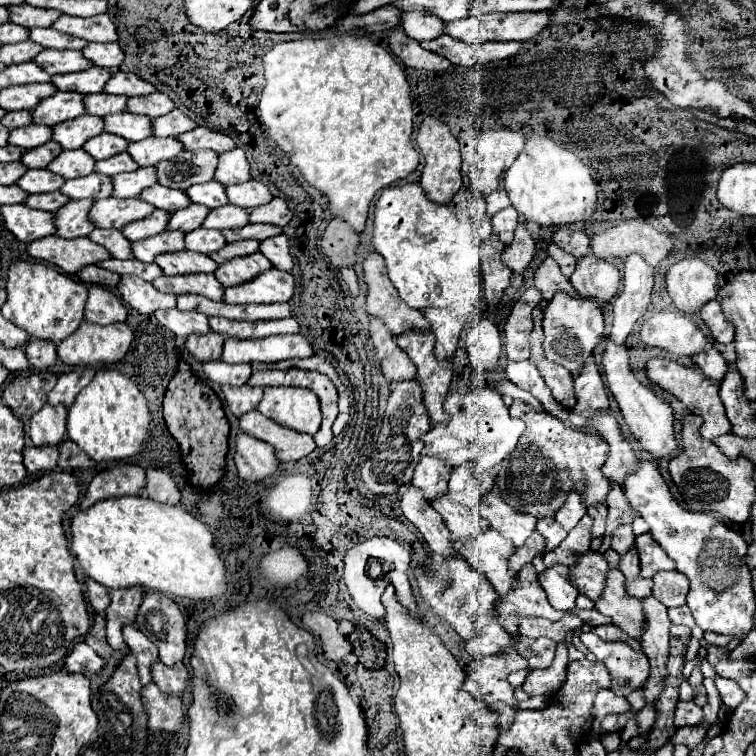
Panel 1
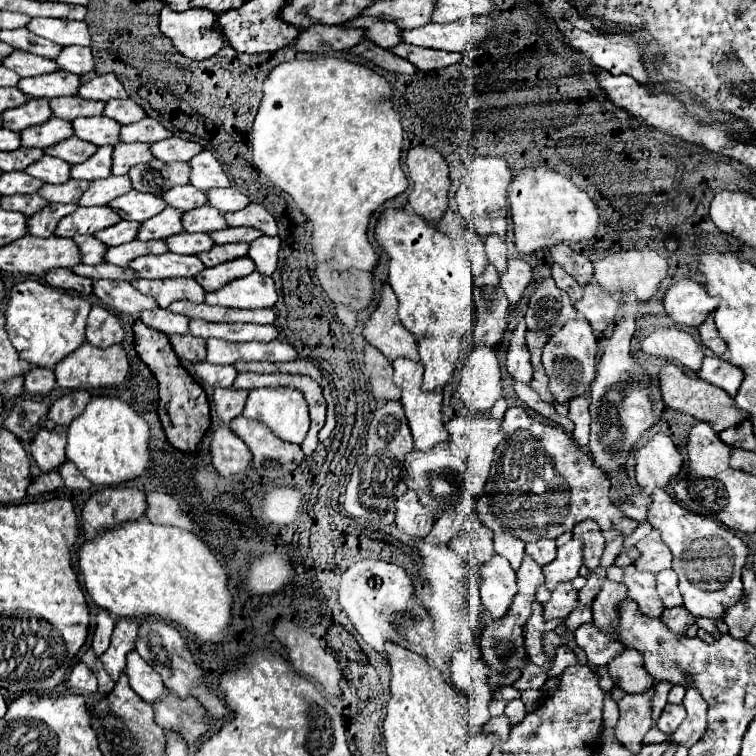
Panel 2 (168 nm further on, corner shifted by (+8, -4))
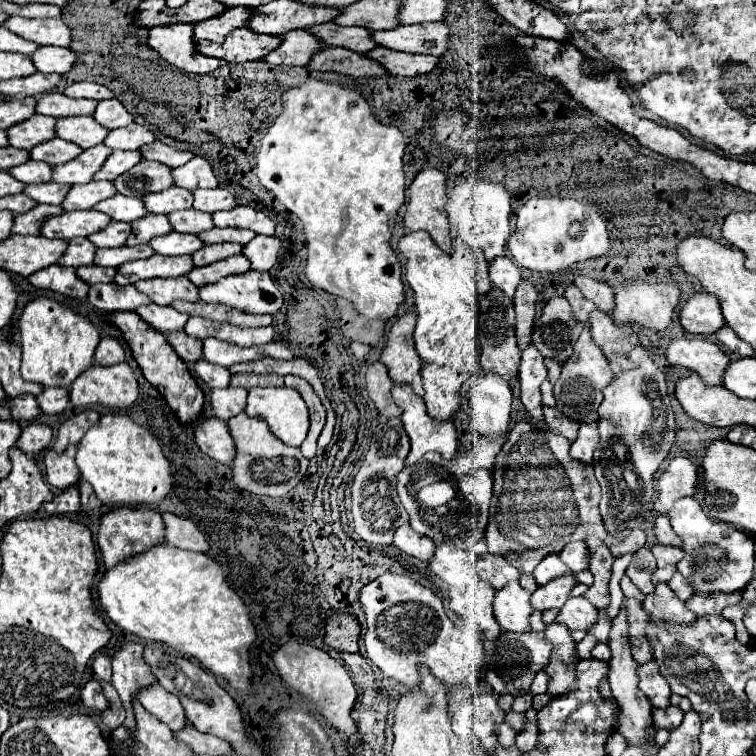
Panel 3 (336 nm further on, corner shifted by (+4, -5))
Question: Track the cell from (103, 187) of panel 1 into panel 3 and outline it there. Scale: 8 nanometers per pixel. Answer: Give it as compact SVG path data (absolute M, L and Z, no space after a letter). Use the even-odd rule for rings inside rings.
M42 183L42 185L28 185L28 191L24 191L28 197L32 197L36 203L50 203L50 205L62 205L70 191L70 185L60 183Z

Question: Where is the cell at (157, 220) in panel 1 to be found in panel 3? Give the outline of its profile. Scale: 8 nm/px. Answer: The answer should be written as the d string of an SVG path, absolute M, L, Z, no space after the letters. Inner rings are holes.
M112 221L106 229L92 233L88 239L96 245L96 247L122 247L126 245L128 235L132 233L130 223L120 223L120 221Z

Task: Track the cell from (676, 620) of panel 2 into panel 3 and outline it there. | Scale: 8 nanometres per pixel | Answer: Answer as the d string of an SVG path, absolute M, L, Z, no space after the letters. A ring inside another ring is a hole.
M740 591L736 595L692 595L686 601L686 609L690 609L696 617L720 615L722 609L736 603L736 599L740 599Z

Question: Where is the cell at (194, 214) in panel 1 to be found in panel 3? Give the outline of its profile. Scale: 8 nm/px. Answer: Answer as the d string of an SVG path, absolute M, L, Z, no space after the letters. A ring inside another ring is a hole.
M146 215L146 219L138 219L132 223L132 235L128 237L128 245L140 245L148 243L150 239L158 235L168 235L172 231L172 225L166 215Z

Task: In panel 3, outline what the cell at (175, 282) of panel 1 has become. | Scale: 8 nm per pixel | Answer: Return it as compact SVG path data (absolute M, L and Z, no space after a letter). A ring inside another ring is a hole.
M188 277L172 279L148 279L134 285L138 291L146 293L156 305L172 305L172 301L198 301L198 287Z

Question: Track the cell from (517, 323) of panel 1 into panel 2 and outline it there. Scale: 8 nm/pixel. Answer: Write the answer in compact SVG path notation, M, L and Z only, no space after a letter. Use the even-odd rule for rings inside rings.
M520 320L518 328L512 332L512 338L508 344L506 368L514 380L524 382L524 384L532 382L532 364L530 364L530 352L526 348L526 324L524 324L524 320Z

